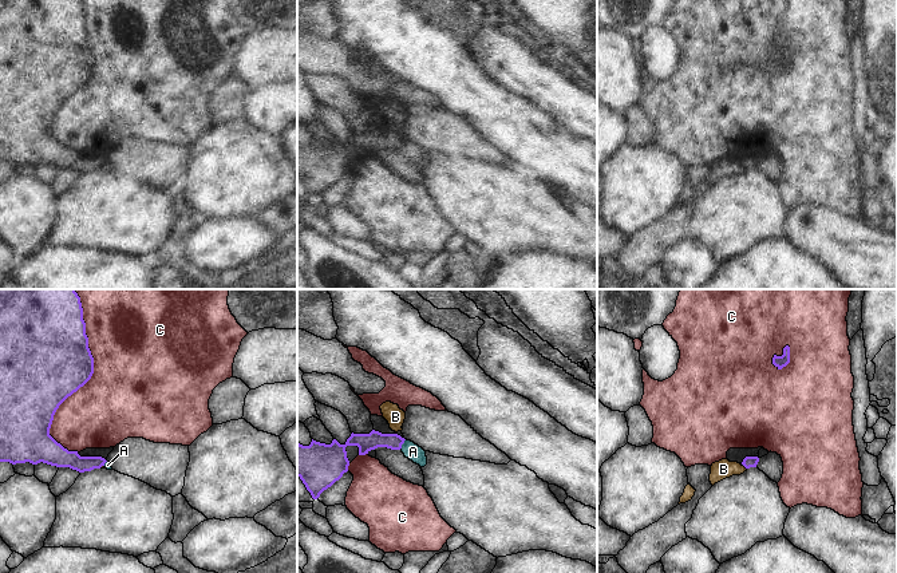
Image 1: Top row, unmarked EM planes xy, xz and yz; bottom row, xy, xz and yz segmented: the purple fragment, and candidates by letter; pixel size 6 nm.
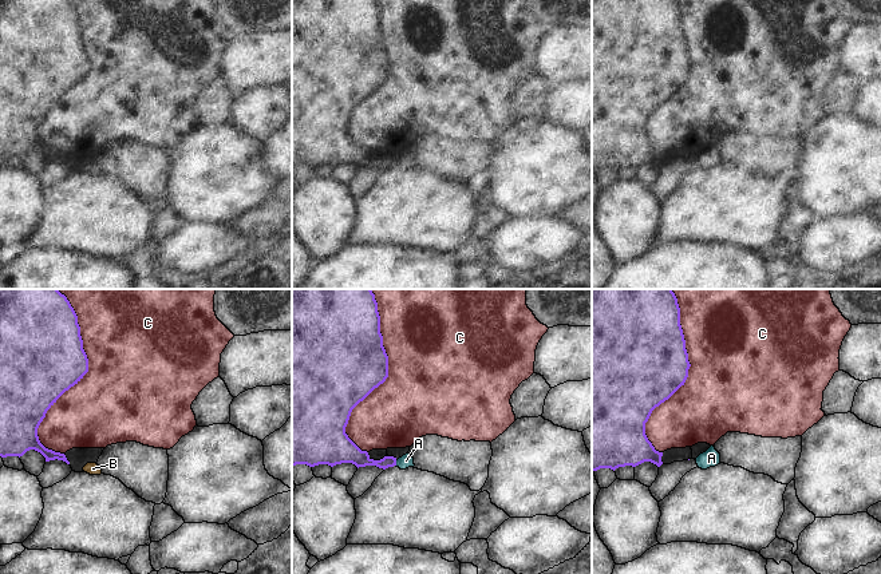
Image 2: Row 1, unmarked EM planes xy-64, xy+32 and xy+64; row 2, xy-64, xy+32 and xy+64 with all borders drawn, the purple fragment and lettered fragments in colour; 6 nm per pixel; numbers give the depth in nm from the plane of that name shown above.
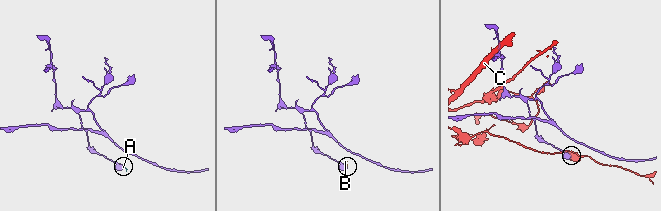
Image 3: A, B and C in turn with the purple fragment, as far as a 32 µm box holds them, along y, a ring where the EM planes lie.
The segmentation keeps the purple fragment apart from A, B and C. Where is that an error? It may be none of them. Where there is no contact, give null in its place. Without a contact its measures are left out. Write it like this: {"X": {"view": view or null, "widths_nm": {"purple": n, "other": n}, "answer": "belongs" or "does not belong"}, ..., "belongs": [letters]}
{"A": {"view": "xz", "widths_nm": {"purple": 110, "other": 100}, "answer": "does not belong"}, "B": {"view": "yz", "widths_nm": {"purple": 70, "other": 120}, "answer": "does not belong"}, "C": {"view": "xy", "widths_nm": {"purple": 460, "other": 500}, "answer": "does not belong"}, "belongs": []}

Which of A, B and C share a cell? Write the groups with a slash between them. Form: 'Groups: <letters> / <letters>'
Groups: A B / C.

